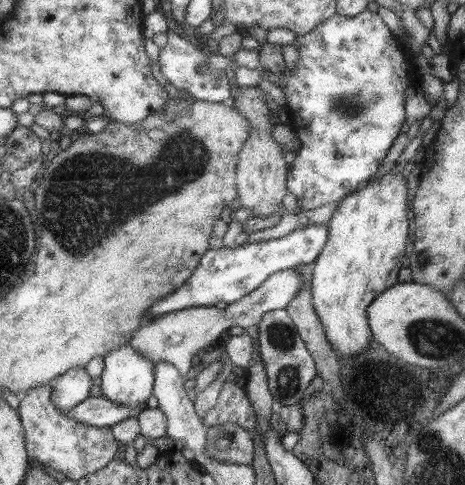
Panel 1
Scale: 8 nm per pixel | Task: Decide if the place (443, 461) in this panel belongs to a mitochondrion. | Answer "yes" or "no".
yes

